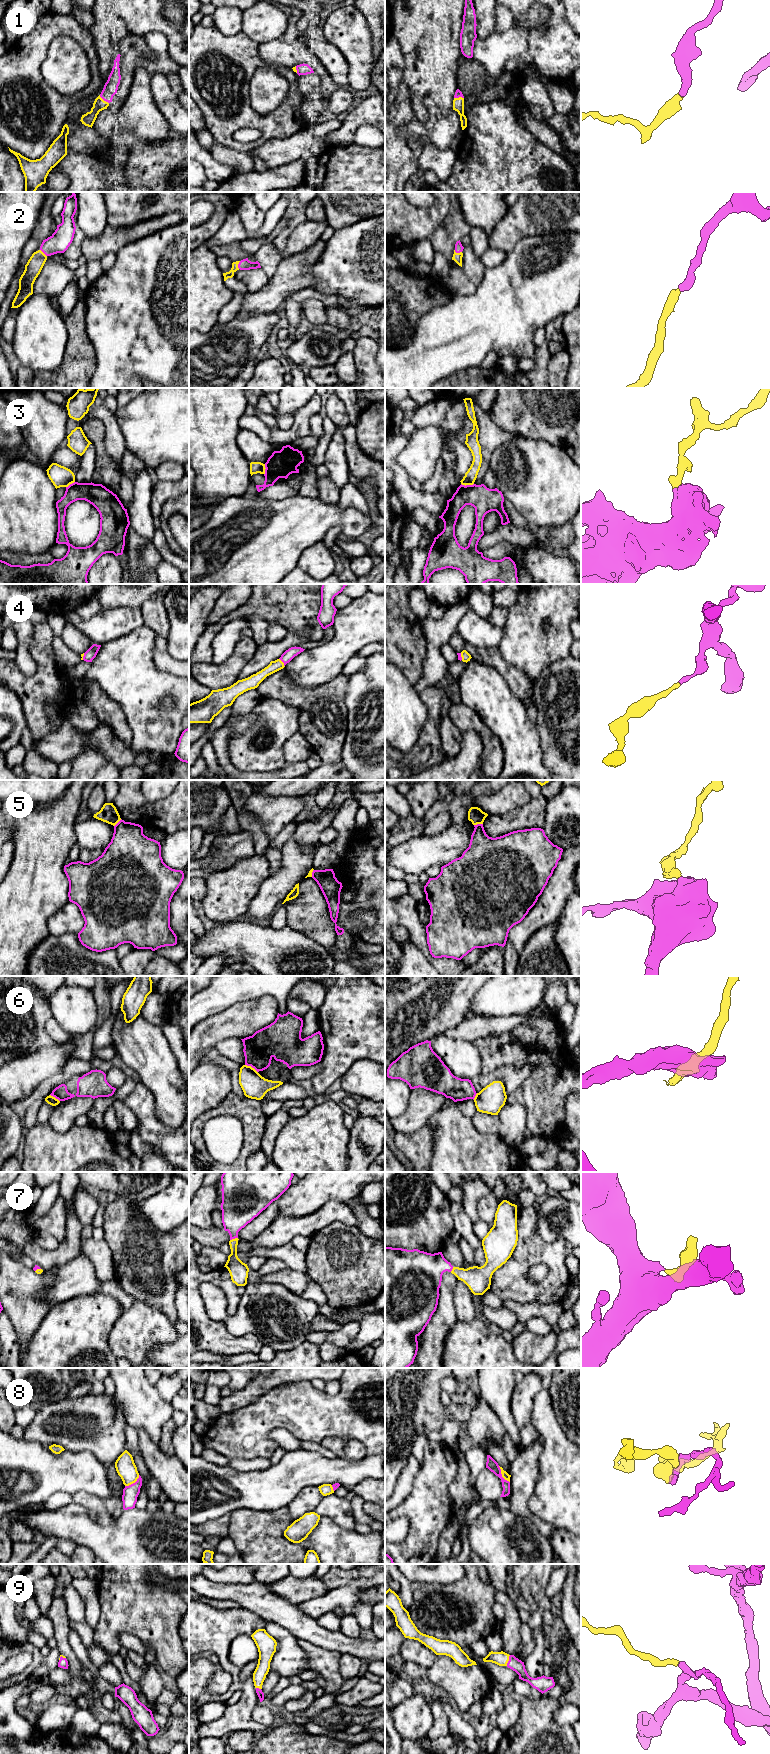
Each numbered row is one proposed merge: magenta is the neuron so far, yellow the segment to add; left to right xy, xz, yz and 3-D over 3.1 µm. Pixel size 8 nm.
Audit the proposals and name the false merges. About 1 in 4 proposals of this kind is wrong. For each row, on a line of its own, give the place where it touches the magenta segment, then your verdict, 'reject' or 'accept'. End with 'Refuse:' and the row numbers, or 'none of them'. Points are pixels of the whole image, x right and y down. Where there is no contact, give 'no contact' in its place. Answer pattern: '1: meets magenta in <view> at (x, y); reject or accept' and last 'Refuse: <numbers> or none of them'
1: meets magenta in xy at (104, 100); accept
2: meets magenta in yz at (458, 252); accept
3: meets magenta in yz at (467, 485); reject
4: meets magenta in xz at (282, 661); accept
5: meets magenta in yz at (478, 824); reject
6: meets magenta in xz at (251, 1066); reject
7: meets magenta in xz at (233, 1238); accept
8: meets magenta in yz at (501, 1475); reject
9: meets magenta in yz at (509, 1660); accept
Refuse: 3, 5, 6, 8

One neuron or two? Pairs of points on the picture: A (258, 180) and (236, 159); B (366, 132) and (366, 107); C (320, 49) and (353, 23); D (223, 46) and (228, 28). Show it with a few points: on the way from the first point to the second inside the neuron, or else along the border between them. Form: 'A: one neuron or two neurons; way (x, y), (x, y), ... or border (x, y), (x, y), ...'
A: two neurons; border (255, 171), (240, 173), (234, 176)
B: two neurons; border (374, 126), (361, 126), (355, 134), (353, 143)
C: two neurons; border (323, 37), (331, 42), (345, 58)
D: two neurons; border (214, 25), (227, 35), (236, 35), (241, 32)

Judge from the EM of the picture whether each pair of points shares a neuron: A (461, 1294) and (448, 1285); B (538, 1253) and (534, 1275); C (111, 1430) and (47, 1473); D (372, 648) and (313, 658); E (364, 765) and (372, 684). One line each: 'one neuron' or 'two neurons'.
A: two neurons
B: two neurons
C: two neurons
D: two neurons
E: one neuron

